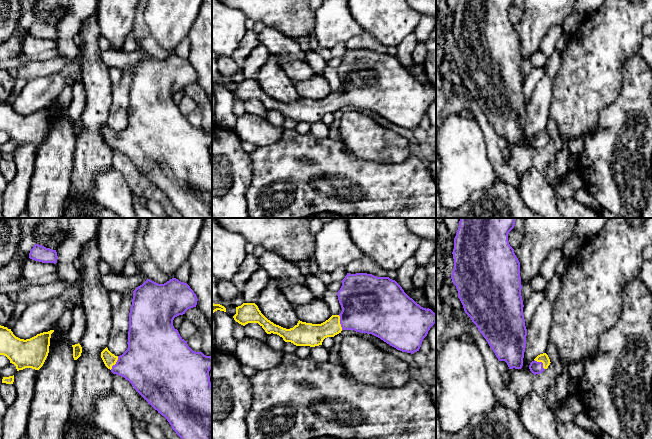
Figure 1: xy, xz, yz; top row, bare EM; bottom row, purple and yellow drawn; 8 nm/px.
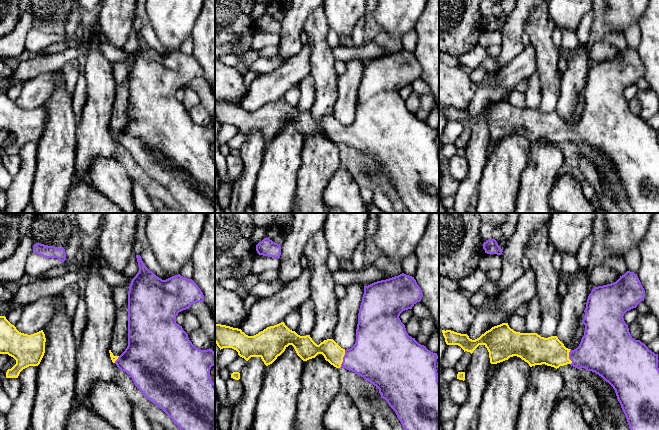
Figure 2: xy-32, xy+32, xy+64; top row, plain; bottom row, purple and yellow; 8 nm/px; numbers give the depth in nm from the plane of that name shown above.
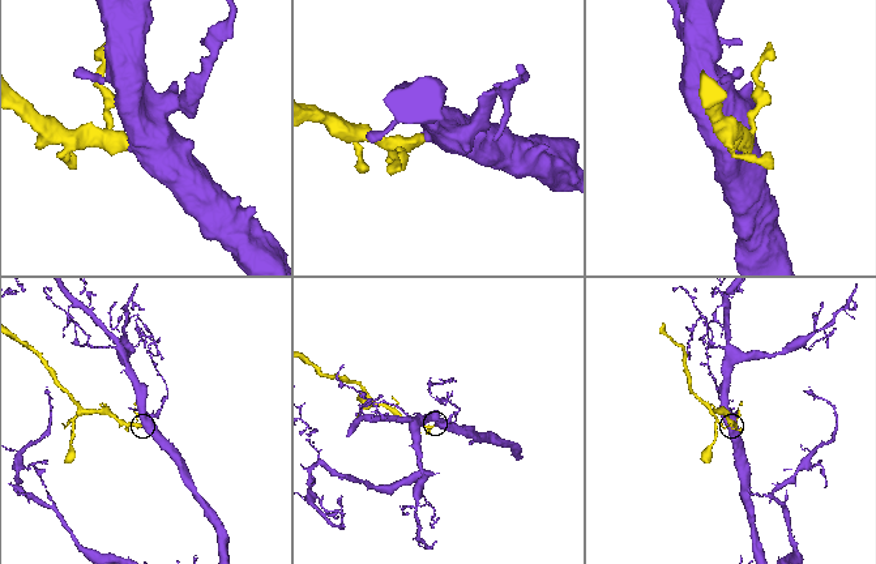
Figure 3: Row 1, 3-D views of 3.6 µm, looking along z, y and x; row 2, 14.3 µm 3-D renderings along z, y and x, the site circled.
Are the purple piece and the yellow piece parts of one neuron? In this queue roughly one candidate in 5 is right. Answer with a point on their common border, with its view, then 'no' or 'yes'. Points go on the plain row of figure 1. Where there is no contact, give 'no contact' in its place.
contact xy (116, 139); yes

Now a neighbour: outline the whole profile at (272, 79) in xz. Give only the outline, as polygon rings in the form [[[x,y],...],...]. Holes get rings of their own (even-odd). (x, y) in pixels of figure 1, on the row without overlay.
[[[273,58],[257,72],[255,80],[268,96],[283,104],[293,104],[299,97],[295,82]]]

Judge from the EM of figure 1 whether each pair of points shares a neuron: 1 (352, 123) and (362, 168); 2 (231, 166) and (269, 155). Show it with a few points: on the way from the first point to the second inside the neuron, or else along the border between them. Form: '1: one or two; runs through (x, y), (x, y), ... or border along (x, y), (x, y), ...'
1: two; border along (343, 142), (344, 146), (356, 156), (383, 164)
2: two; border along (249, 154), (252, 160), (250, 183)

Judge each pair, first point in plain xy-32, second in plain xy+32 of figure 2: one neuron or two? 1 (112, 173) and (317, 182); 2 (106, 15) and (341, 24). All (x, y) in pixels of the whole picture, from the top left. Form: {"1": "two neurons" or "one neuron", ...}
{"1": "two neurons", "2": "one neuron"}

